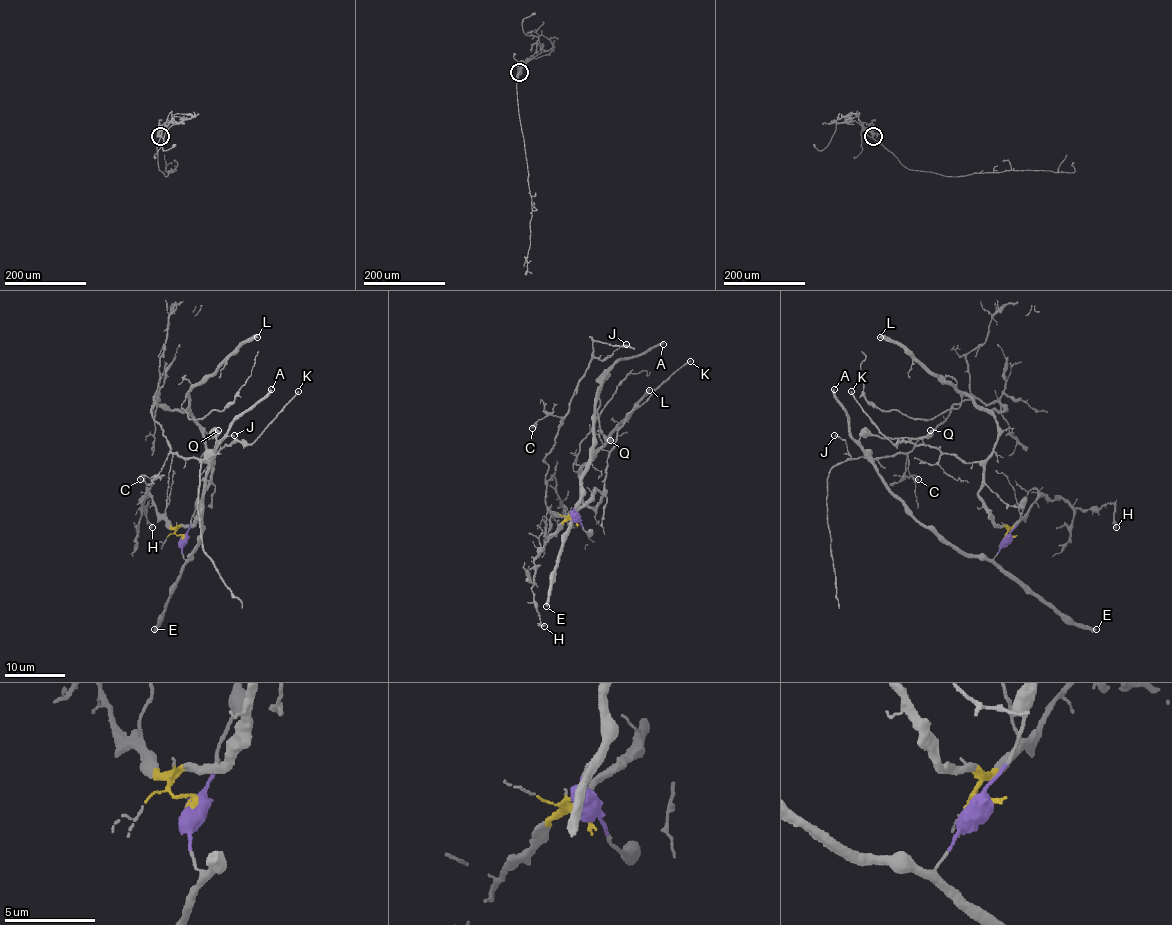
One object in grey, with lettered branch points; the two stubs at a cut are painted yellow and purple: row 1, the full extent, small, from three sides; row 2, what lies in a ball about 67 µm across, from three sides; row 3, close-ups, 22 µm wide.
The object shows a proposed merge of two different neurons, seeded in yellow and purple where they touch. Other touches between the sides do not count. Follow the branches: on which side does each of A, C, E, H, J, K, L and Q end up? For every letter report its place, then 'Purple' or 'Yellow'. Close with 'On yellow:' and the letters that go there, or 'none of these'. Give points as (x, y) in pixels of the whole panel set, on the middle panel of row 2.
A: Place: (663, 344). Purple
C: Place: (532, 428). Yellow
E: Place: (546, 606). Purple
H: Place: (544, 626). Yellow
J: Place: (626, 344). Yellow
K: Place: (690, 361). Yellow
L: Place: (649, 390). Yellow
Q: Place: (610, 440). Purple
On yellow: C, H, J, K, L

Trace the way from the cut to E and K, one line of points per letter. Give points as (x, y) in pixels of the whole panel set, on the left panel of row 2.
E: (182, 538), (185, 564), (170, 592), (163, 618), (154, 629)
K: (182, 538), (175, 529), (193, 522), (215, 454), (224, 445), (233, 442), (252, 443), (298, 391)

